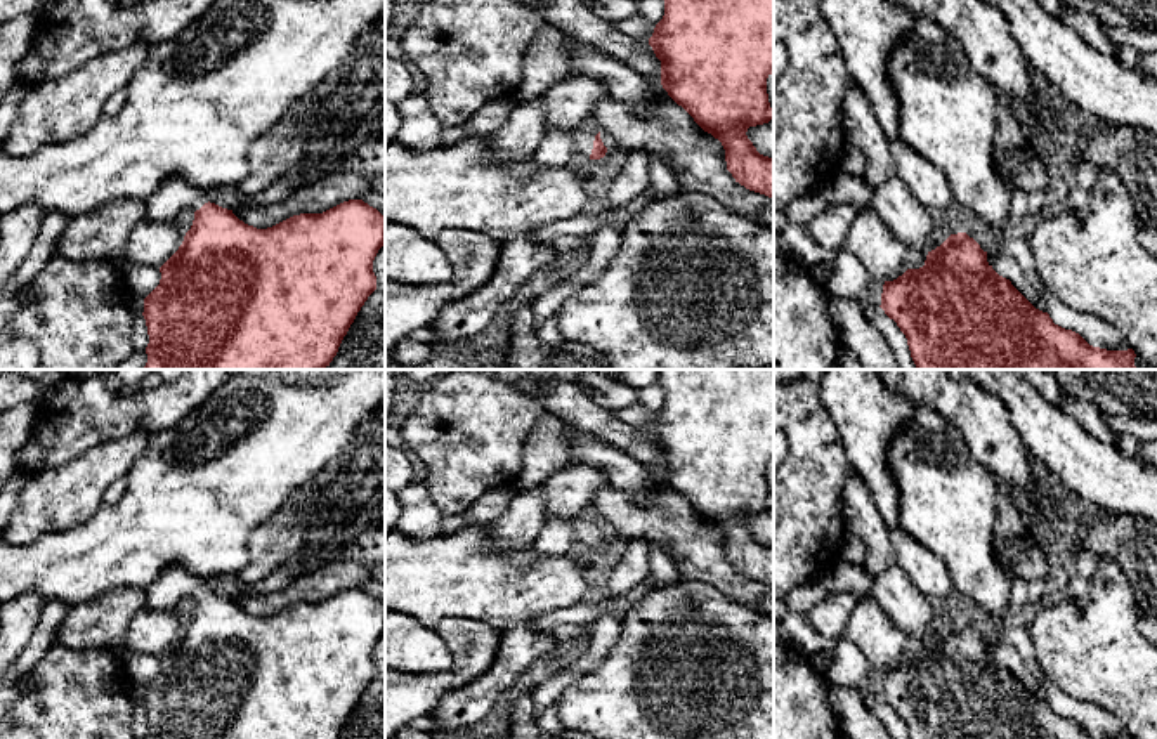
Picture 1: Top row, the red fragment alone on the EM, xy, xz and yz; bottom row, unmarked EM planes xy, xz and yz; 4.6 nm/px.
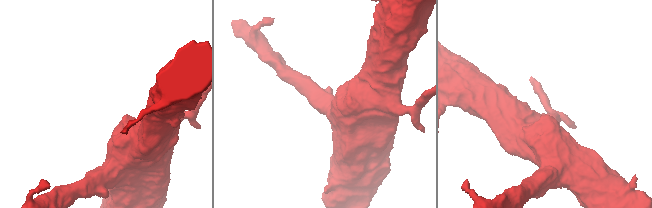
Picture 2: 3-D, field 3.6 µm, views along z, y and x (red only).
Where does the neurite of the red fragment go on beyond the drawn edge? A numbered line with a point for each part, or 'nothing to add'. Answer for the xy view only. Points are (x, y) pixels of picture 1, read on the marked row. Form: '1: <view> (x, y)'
1: xy (176, 195)

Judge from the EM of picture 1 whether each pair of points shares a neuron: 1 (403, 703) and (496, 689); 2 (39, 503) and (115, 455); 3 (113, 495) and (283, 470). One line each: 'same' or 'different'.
1: different
2: same
3: different

